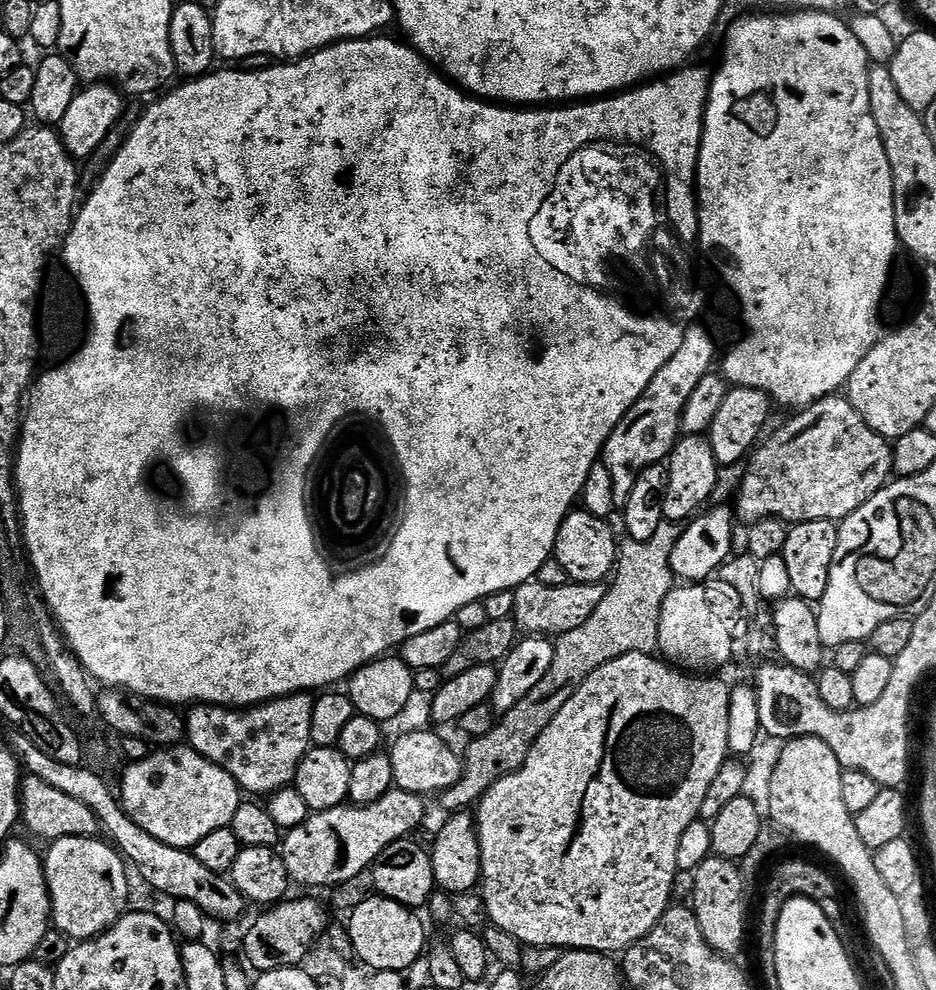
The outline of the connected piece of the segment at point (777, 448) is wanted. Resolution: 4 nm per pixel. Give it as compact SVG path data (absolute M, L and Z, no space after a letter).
M833 394L831 396L823 396L816 403L809 404L807 408L799 409L793 416L796 417L793 420L786 421L768 441L765 439L751 453L750 461L752 460L752 469L749 470L748 477L741 482L740 493L736 496L736 504L734 503L734 512L739 519L741 516L742 519L748 520L747 522L755 522L777 517L789 525L801 524L807 520L830 520L839 522L845 520L854 510L858 510L858 506L865 504L879 488L883 488L885 484L889 483L890 477L893 475L892 444L885 440L884 437L879 436L874 430L870 430L870 426L866 426L866 422L858 414L858 410L854 410L854 406L843 395Z

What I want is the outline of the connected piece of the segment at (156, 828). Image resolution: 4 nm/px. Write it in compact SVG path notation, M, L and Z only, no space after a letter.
M168 746L153 751L145 760L131 761L127 767L120 780L120 788L118 784L118 795L128 817L138 822L146 834L154 834L158 842L166 842L166 846L192 849L206 838L206 834L229 827L242 803L242 789L237 777L198 754L191 746Z

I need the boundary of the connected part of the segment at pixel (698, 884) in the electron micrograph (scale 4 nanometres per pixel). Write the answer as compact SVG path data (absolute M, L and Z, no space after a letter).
M712 854L695 868L690 907L698 918L698 926L706 942L721 956L736 958L744 948L744 919L748 904L744 901L744 876L737 865Z

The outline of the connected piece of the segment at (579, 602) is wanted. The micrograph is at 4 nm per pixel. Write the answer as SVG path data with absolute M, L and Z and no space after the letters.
M531 580L520 584L514 590L515 610L513 612L516 627L525 635L561 636L582 626L594 610L598 608L602 599L608 593L609 587L605 583L569 582L562 586L546 586L539 580Z

